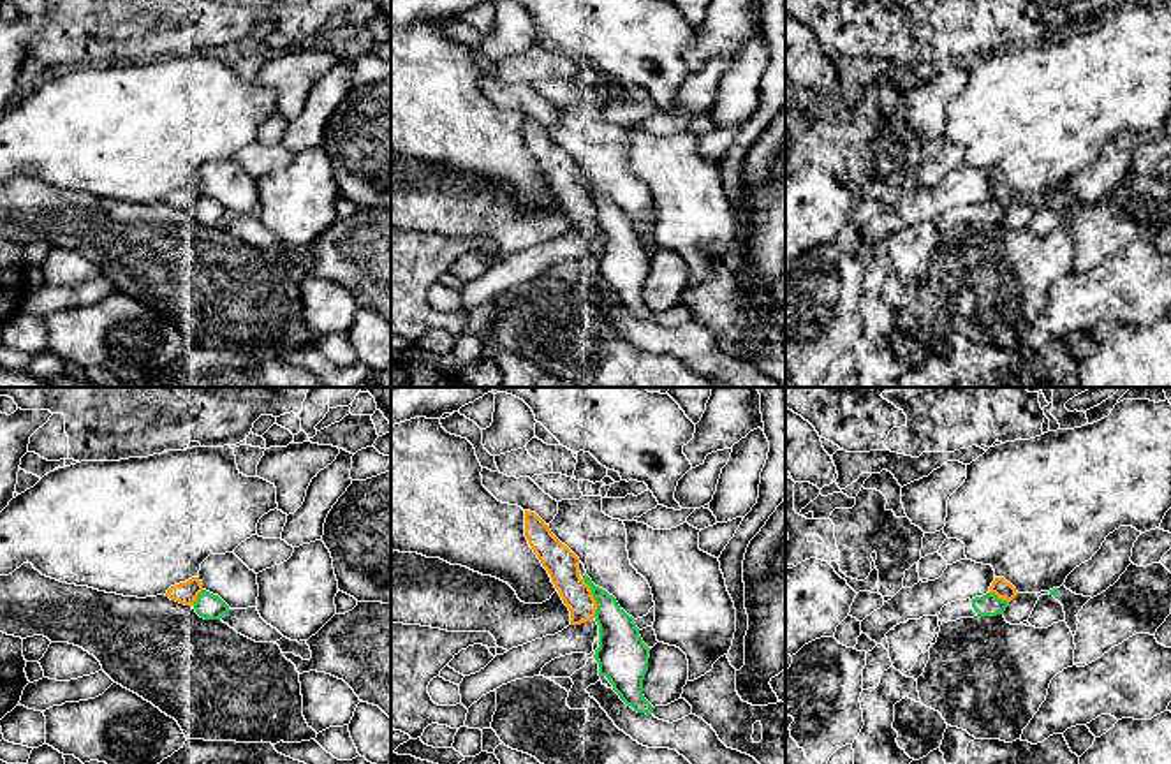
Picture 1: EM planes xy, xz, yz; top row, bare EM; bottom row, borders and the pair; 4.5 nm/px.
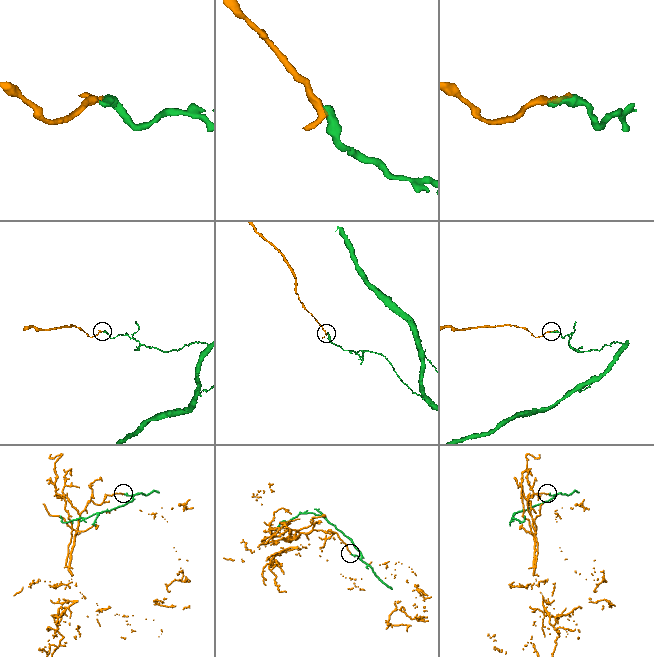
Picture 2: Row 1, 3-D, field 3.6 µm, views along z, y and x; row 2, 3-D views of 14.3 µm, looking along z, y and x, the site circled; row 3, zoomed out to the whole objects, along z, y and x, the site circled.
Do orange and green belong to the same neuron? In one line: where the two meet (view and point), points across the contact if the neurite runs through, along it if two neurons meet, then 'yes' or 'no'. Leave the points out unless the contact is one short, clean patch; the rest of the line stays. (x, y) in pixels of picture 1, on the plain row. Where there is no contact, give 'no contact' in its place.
contact xz (594, 205); no

